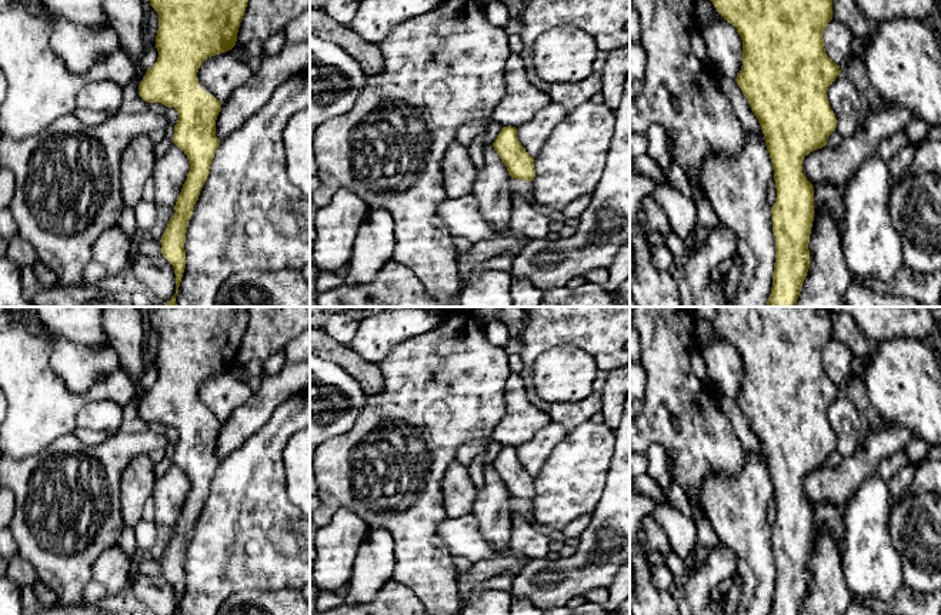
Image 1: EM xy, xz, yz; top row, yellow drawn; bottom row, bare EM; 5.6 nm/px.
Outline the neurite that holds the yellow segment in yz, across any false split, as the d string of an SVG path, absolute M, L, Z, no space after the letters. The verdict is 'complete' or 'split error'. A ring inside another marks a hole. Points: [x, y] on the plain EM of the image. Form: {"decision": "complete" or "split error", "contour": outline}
{"decision": "complete", "contour": "M715 307L711 320L743 360L743 385L735 401L758 438L774 489L775 582L770 615L800 615L810 588L814 507L802 492L802 481L835 451L827 410L841 392L824 368L822 352L832 340L830 312L828 307Z"}

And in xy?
{"decision": "complete", "contour": "M157 307L149 321L158 334L158 377L140 401L139 414L146 422L177 430L173 462L190 482L176 532L160 559L161 574L174 588L177 615L188 539L220 465L216 439L223 422L200 407L197 392L204 380L236 365L248 307Z"}

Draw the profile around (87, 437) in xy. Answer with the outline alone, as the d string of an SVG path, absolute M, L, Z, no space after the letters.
M76 428L74 435L84 444L84 445L99 445L109 438L109 434L101 431L91 431L87 428Z

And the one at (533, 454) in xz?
M557 422L541 428L527 442L517 447L517 457L525 471L535 478L553 449L567 437L567 431Z

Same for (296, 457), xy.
M310 427L288 439L283 464L288 498L310 519Z

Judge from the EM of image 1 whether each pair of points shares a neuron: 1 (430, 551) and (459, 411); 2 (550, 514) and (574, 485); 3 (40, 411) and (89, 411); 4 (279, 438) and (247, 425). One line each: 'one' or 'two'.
1: one
2: one
3: two
4: two

